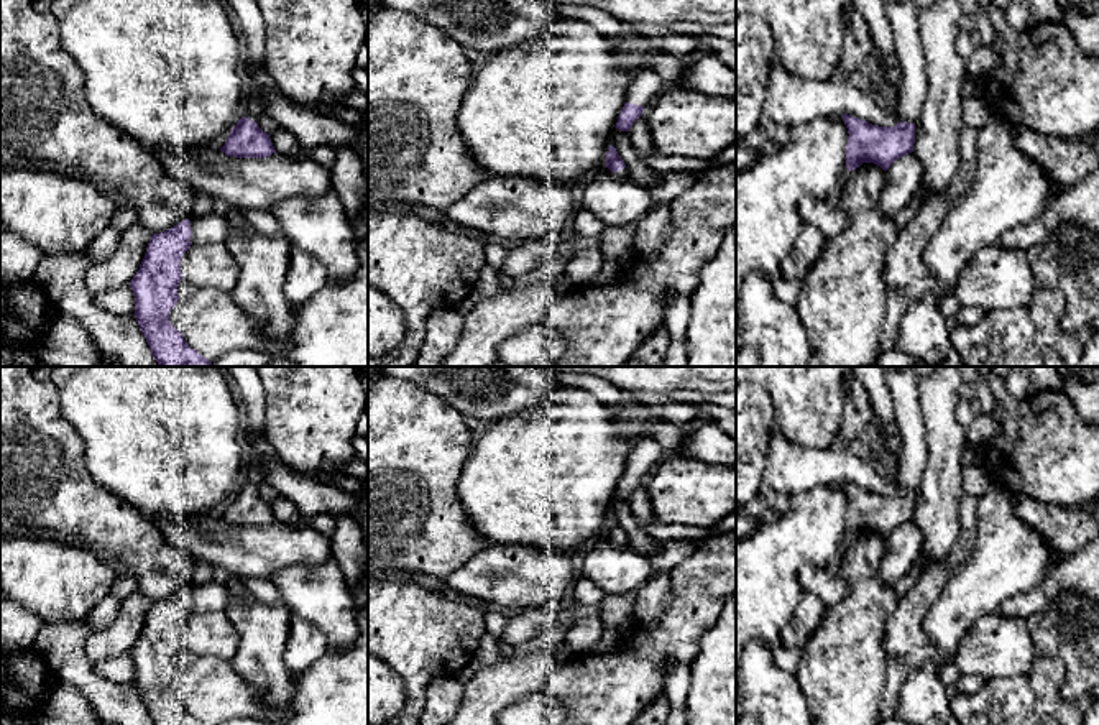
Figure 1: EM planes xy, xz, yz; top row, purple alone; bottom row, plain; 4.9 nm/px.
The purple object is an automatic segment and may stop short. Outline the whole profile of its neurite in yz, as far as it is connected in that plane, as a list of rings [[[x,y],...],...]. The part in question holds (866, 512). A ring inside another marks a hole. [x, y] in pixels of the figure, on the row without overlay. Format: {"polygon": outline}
{"polygon": [[[913,367],[885,370],[885,383],[894,403],[894,418],[902,437],[902,449],[897,459],[897,485],[900,490],[895,495],[879,495],[853,483],[843,482],[843,490],[849,501],[846,513],[848,539],[854,539],[862,531],[874,531],[887,539],[892,531],[913,520],[915,490],[920,485],[928,457],[928,446],[925,441],[925,421],[918,401],[918,378],[920,376],[917,375]]]}

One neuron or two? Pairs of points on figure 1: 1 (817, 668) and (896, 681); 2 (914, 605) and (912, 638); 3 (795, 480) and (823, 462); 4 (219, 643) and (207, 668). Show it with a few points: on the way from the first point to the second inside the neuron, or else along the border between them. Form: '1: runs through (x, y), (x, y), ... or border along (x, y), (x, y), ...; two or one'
1: border along (884, 641), (886, 684), (879, 707); two
2: runs through (912, 614), (912, 630); one
3: runs through (802, 474), (809, 467), (817, 467); one
4: border along (196, 655), (217, 655), (229, 661); two

